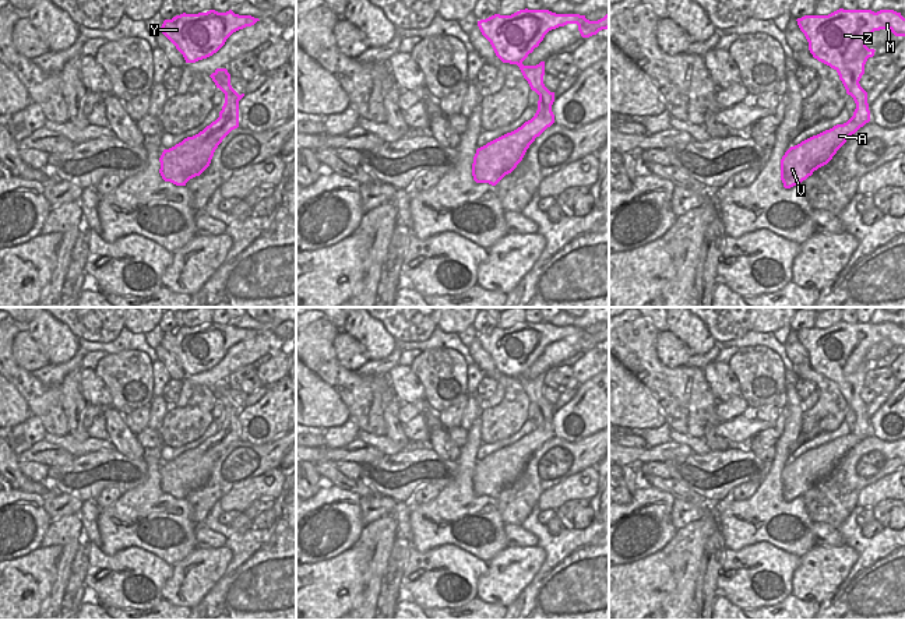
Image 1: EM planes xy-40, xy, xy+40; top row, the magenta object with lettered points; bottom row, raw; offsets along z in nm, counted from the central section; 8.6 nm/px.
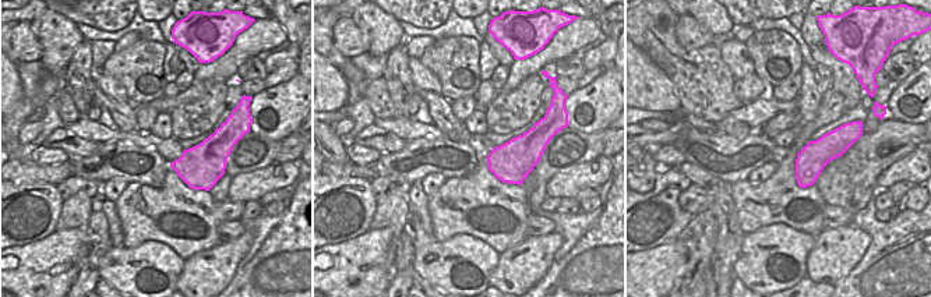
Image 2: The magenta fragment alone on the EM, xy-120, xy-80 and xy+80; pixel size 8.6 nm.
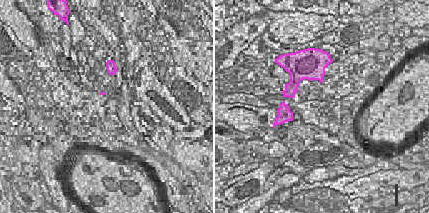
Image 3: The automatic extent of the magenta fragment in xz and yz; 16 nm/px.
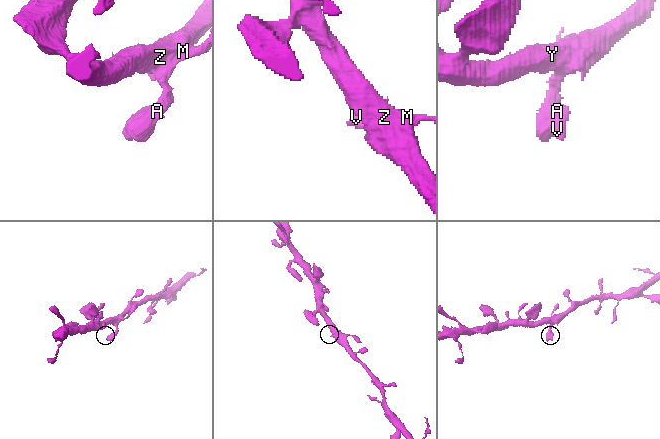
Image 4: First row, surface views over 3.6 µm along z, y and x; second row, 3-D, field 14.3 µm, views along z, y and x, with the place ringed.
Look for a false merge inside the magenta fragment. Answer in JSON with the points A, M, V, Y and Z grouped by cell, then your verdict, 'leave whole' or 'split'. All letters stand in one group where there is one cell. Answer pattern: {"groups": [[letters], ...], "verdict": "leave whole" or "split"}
{"groups": [["A", "M", "V", "Y", "Z"]], "verdict": "leave whole"}

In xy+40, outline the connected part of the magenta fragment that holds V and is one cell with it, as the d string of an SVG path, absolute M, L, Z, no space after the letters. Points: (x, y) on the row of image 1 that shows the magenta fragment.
M839 8L828 15L804 15L796 21L813 57L838 73L856 109L846 123L813 135L785 152L781 159L785 189L802 183L827 165L846 140L870 121L867 92L859 84L867 59L876 52L866 46L867 38L880 29L905 36L905 18L894 10L874 13Z

